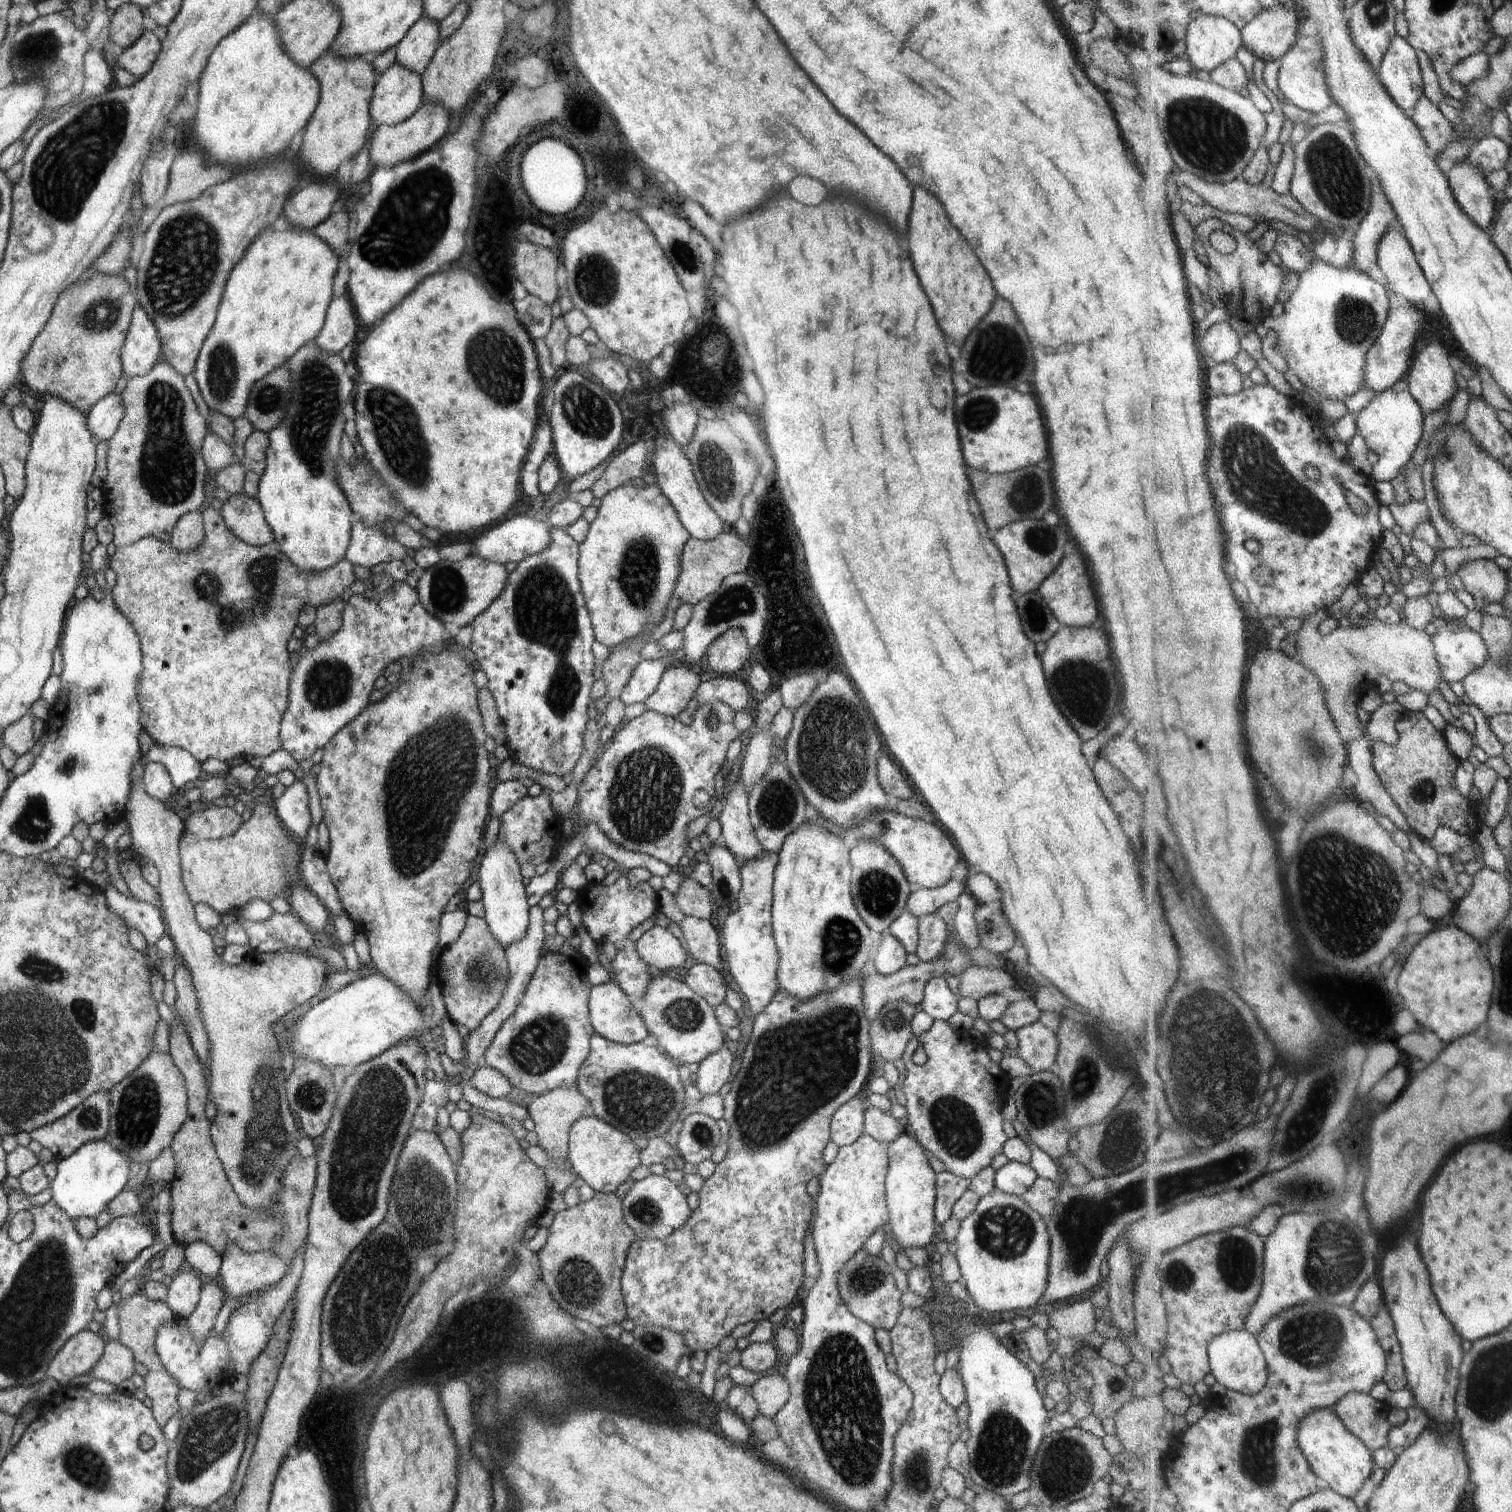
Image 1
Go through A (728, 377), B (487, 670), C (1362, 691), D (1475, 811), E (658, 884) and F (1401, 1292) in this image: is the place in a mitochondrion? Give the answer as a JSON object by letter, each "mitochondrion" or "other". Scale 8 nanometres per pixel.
{"A":"other","B":"other","C":"other","D":"other","E":"other","F":"other"}

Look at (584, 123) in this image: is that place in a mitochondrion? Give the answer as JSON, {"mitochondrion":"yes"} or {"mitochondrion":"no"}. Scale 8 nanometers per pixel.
{"mitochondrion":"no"}

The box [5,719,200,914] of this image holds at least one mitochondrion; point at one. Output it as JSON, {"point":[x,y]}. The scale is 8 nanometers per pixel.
{"point":[33,826]}

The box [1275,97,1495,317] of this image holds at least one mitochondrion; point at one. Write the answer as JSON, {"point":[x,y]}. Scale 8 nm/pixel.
{"point":[1333,170]}

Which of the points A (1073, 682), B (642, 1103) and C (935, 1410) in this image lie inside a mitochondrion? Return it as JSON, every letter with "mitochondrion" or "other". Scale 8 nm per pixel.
{"A":"mitochondrion","B":"mitochondrion","C":"other"}

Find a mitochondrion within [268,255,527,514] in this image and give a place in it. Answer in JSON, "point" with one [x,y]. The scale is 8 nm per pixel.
{"point":[311,425]}

